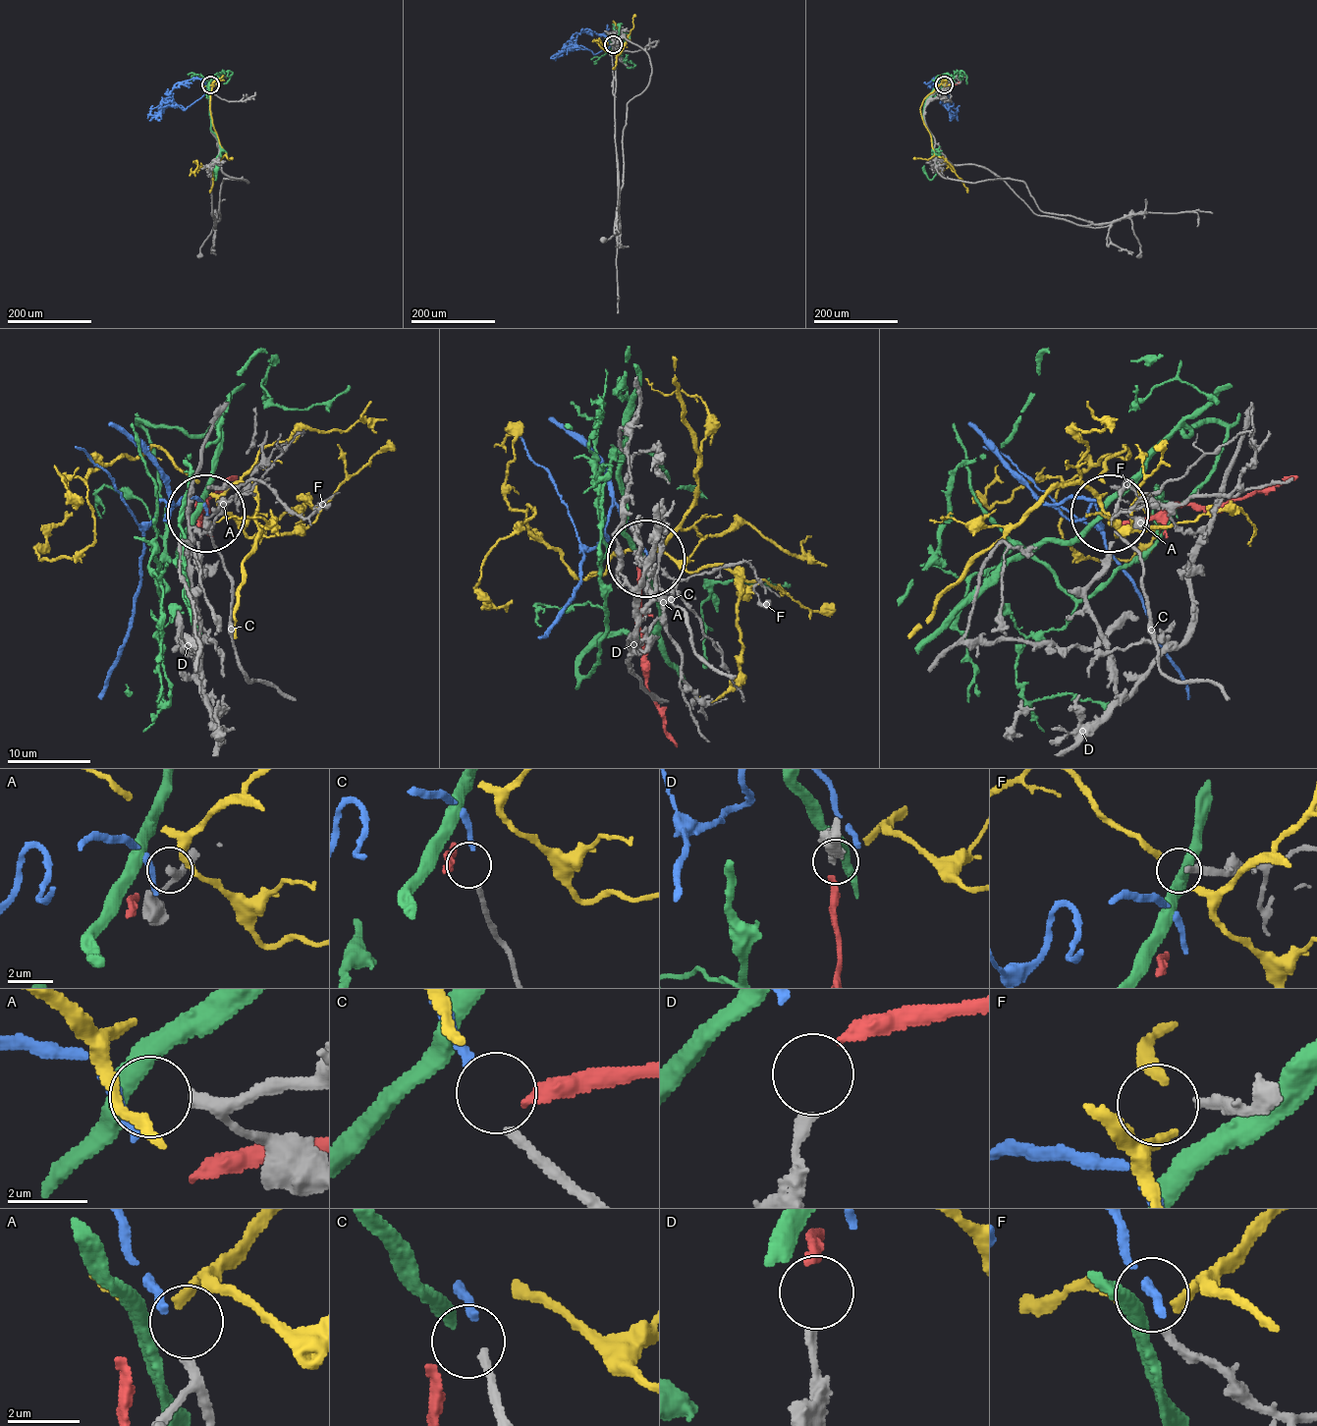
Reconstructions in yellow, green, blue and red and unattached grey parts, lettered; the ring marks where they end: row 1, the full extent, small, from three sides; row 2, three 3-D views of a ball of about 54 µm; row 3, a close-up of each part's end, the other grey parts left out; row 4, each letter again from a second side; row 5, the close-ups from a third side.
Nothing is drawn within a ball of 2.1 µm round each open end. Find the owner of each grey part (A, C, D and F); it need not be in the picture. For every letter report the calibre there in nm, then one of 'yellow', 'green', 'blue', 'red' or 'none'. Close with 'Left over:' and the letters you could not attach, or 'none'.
A: calibre 240 nm; none
C: calibre 240 nm; blue
D: calibre 280 nm; red
F: calibre 240 nm; none
Left over: A, F

